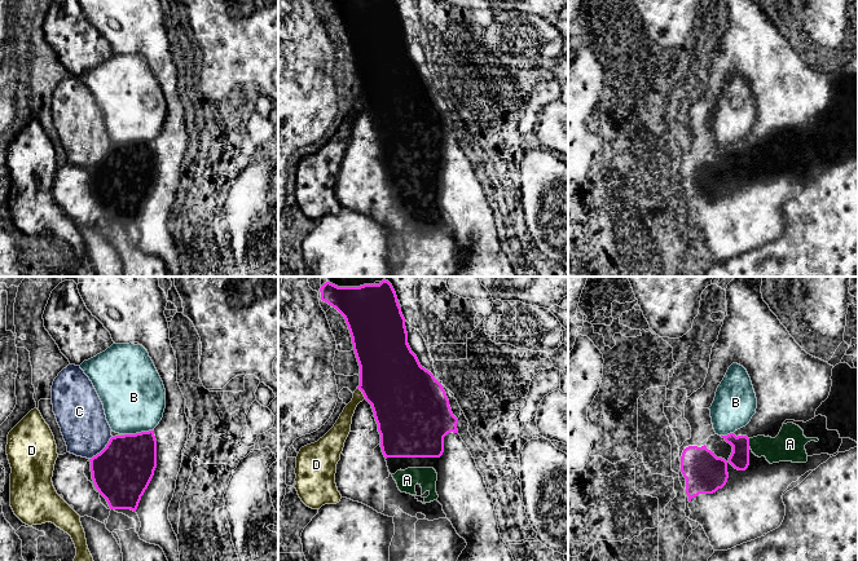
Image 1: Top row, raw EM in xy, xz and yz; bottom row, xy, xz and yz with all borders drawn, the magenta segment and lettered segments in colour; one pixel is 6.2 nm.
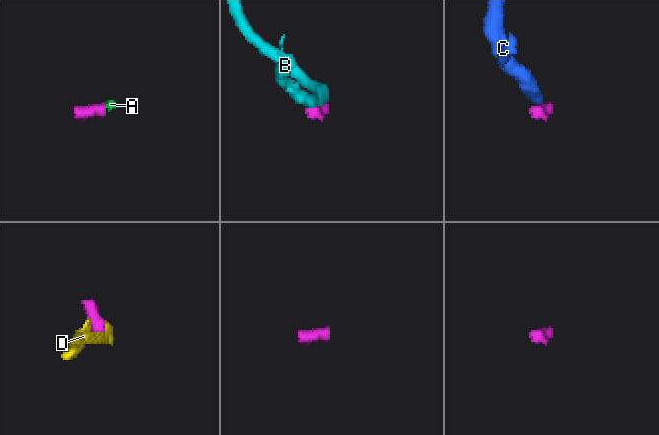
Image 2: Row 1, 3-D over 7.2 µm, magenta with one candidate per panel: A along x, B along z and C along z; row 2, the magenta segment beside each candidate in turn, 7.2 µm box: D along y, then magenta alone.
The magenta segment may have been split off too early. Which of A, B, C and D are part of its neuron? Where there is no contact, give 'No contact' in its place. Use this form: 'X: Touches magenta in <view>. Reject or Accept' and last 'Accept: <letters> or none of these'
A: Touches magenta in yz. Accept
B: Touches magenta in xy. Reject
C: Touches magenta in xy. Reject
D: Touches magenta in xz. Reject
Accept: A

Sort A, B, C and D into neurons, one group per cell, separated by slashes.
A / B / C / D

